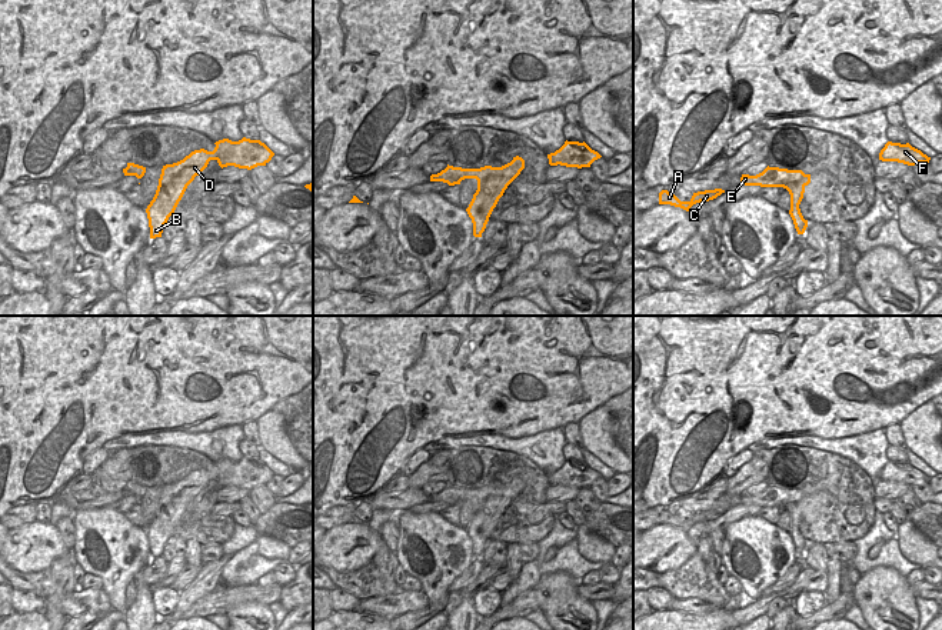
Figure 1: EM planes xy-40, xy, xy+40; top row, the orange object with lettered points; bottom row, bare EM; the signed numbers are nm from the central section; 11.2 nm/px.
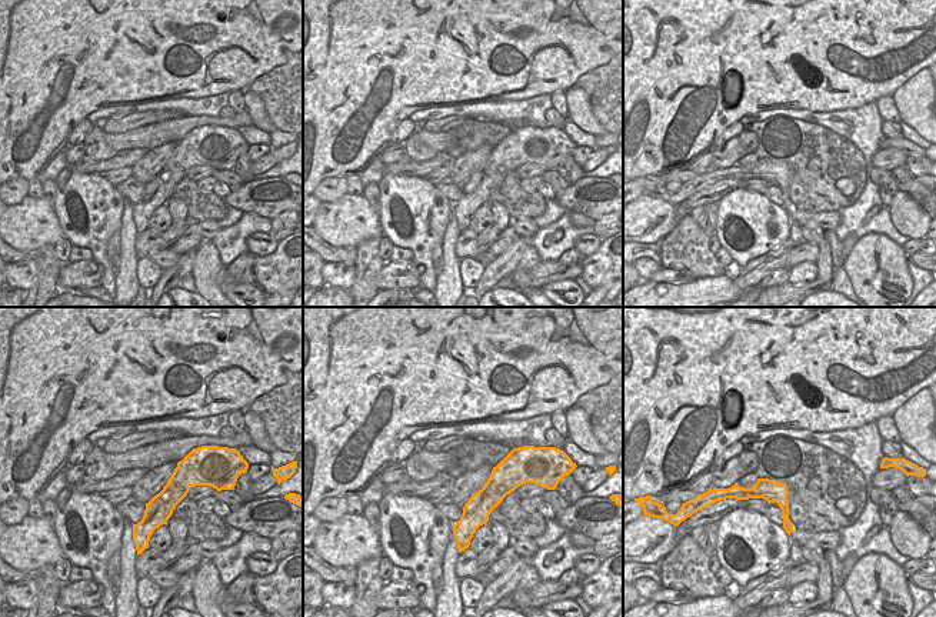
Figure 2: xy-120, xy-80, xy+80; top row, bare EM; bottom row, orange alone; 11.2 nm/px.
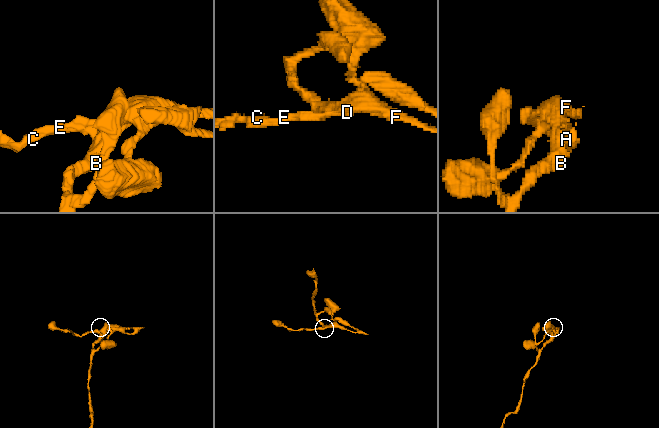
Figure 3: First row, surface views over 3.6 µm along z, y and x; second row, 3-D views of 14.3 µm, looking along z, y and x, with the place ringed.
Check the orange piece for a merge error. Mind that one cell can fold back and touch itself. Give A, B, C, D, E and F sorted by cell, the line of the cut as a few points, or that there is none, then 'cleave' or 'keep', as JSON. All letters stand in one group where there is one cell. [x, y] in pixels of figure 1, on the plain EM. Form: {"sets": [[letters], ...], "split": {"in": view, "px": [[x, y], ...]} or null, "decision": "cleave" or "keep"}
{"sets": [["A", "C", "E"], ["B", "D", "F"]], "split": {"in": "xy+40", "px": [[804, 493], [796, 502], [785, 507]]}, "decision": "cleave"}

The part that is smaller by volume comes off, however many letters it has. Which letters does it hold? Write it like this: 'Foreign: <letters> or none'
Foreign: A, C, E

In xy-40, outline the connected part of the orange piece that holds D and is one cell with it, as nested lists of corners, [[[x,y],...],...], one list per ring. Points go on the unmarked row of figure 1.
[[[246,457],[239,461],[223,459],[214,464],[213,471],[194,470],[183,480],[163,486],[156,514],[146,529],[150,559],[162,557],[164,544],[173,536],[187,506],[207,487],[210,480],[216,480],[222,489],[234,486],[252,490],[266,486],[274,476],[260,460]]]

